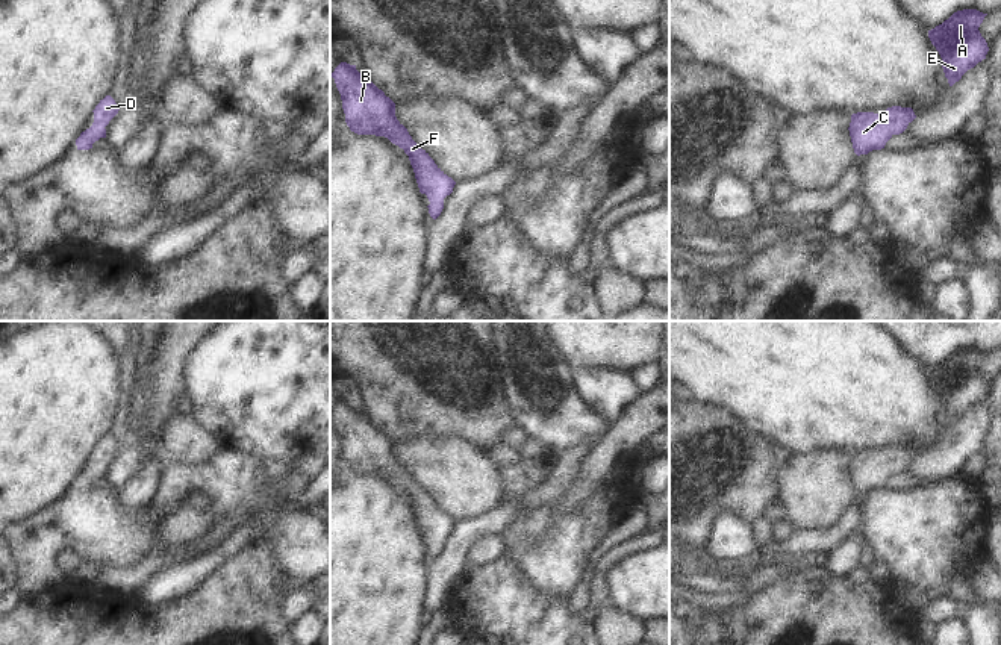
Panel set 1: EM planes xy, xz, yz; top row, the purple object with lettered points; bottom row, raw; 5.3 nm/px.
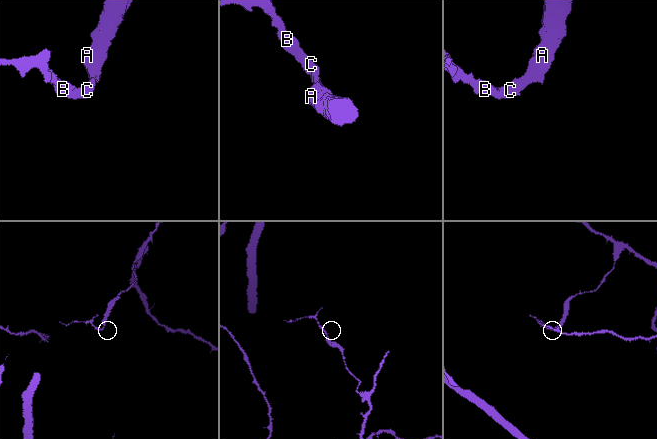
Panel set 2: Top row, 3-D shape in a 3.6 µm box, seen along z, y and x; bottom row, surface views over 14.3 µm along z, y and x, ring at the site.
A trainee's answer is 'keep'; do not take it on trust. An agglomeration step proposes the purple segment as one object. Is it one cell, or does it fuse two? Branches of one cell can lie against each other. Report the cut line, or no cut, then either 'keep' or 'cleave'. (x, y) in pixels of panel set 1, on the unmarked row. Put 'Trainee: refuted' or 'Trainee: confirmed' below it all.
cut none; keep
Trainee: confirmed

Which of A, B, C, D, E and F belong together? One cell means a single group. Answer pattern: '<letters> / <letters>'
A B C D E F

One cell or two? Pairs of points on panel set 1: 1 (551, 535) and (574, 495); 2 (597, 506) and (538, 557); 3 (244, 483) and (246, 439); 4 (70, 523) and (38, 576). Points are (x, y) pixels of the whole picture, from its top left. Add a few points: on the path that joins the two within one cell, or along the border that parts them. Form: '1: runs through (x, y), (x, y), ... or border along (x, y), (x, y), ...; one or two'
1: border along (583, 501), (565, 515), (558, 517), (553, 512); two
2: runs through (582, 512), (553, 542); one
3: border along (221, 447), (253, 454), (262, 462); two
4: runs through (56, 536), (40, 553), (40, 562); one

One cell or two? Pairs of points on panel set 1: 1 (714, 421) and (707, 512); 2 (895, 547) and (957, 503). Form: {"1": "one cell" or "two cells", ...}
{"1": "one cell", "2": "one cell"}

